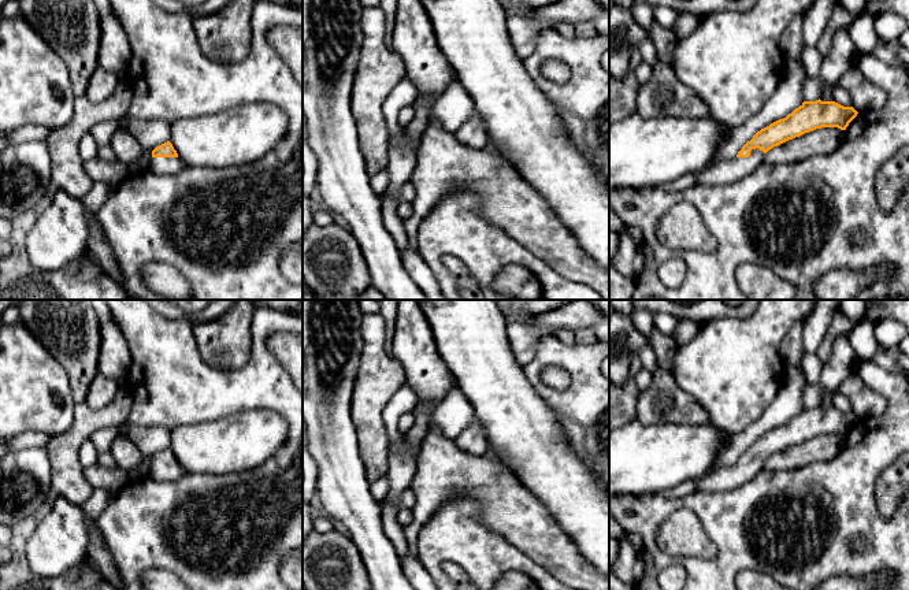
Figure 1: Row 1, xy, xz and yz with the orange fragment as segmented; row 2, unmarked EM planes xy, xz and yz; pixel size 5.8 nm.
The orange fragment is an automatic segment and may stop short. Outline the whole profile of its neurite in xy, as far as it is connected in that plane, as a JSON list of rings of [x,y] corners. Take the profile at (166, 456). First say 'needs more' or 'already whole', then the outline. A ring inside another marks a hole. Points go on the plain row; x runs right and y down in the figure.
needs more; [[[170,448],[156,453],[152,457],[149,476],[159,482],[175,482],[185,474],[185,470],[178,464]]]

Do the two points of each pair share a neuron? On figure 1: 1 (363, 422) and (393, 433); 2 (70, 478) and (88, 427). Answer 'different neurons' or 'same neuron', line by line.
1: different neurons
2: same neuron

